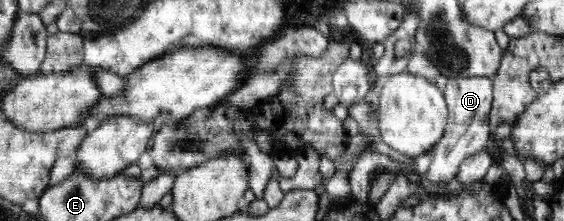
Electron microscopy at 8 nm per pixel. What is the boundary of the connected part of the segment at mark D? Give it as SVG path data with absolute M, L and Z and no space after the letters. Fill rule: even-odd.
M492 77L448 78L443 94L449 111L444 135L430 151L416 156L412 161L411 167L420 175L420 183L452 181L456 177L462 161L487 149L492 139L492 132L489 128L490 123L493 122L489 119L493 100Z

